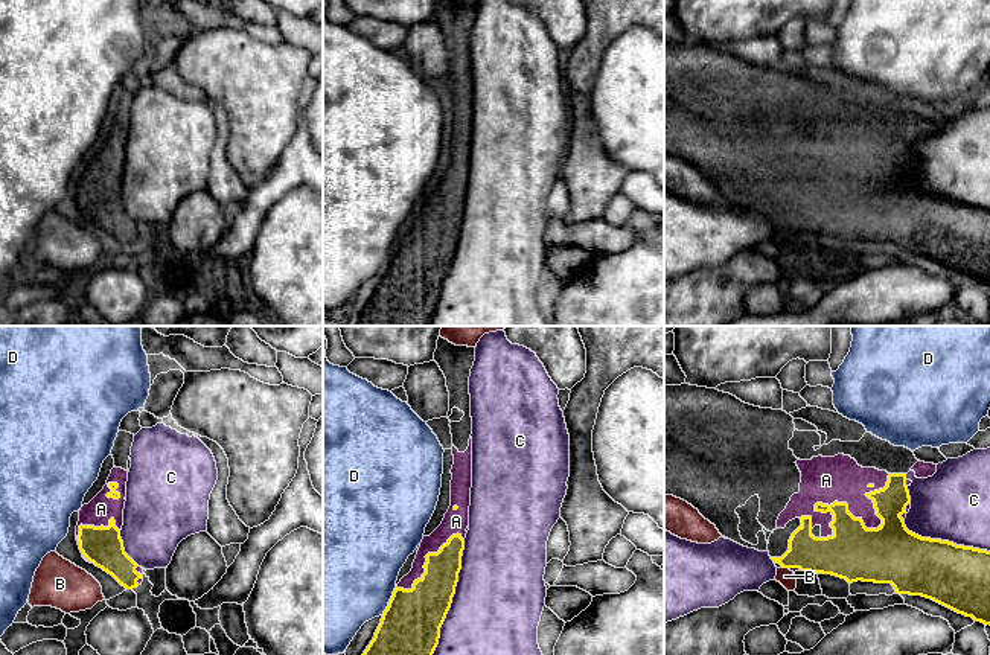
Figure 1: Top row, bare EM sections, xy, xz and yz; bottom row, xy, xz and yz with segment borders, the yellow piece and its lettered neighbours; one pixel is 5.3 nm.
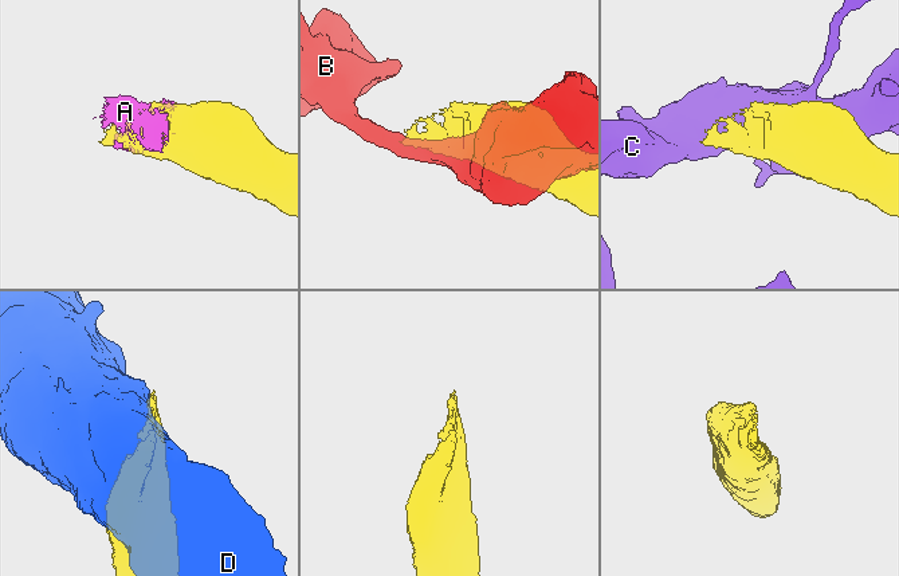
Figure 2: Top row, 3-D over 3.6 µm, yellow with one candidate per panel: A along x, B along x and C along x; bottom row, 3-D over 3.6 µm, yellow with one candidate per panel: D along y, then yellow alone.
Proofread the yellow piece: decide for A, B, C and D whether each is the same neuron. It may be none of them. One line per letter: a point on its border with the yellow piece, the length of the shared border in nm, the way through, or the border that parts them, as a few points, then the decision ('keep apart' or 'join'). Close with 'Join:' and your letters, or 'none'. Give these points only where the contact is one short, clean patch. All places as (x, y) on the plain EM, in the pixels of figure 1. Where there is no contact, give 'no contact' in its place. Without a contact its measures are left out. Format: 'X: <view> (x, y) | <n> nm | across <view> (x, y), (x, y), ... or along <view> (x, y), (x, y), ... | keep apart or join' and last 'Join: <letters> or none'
A: yz (847, 169) | 500 nm | join
B: yz (786, 226) | 30 nm | keep apart
C: xz (448, 268) | 600 nm | keep apart
D: xz (390, 259) | 170 nm | along xz (396, 246), (387, 267), (381, 273) | keep apart
Join: A

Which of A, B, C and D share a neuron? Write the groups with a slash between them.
A / B / C / D

